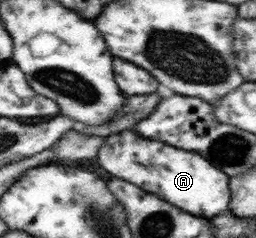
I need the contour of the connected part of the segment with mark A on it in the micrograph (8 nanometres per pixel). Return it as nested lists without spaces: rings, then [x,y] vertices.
[[[122,131],[110,135],[102,153],[98,153],[98,163],[124,181],[142,185],[141,189],[150,194],[157,194],[171,205],[187,213],[200,215],[200,218],[214,218],[220,213],[230,213],[231,190],[226,173],[212,167],[196,152],[186,151],[170,144],[146,139],[134,131]]]

